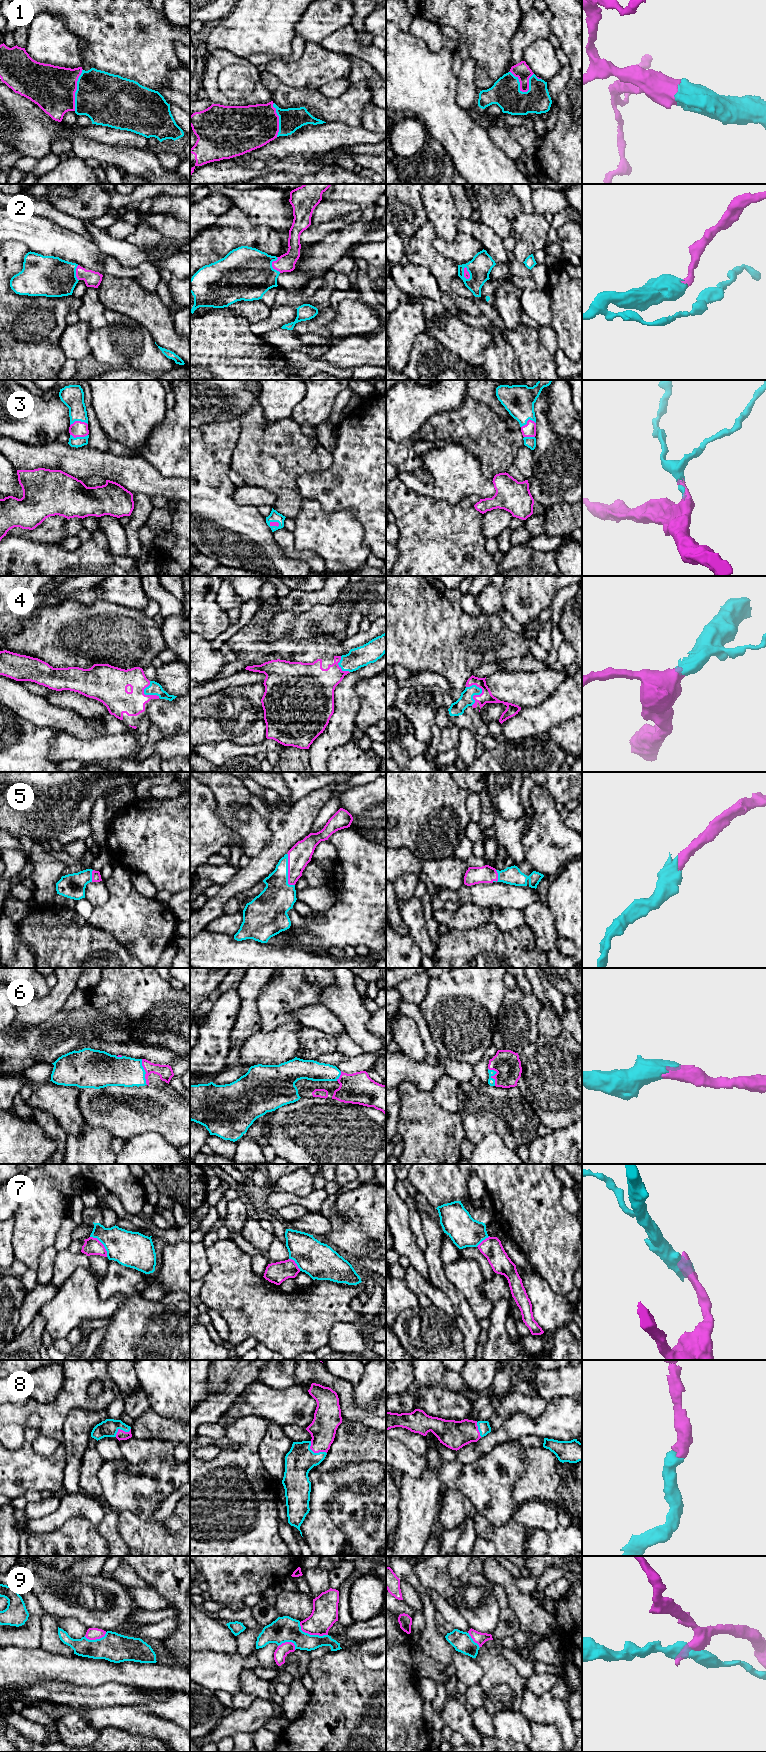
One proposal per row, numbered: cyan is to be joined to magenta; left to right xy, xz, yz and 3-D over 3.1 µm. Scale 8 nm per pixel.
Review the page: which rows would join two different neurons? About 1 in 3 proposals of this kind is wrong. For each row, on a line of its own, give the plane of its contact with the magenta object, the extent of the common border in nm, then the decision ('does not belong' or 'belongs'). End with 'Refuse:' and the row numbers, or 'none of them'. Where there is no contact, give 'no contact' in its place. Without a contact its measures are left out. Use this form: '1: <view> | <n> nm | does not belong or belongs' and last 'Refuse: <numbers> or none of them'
1: yz | 220 nm | belongs
2: xz | 130 nm | belongs
3: xy | 140 nm | belongs
4: yz | 180 nm | belongs
5: xz | 280 nm | belongs
6: yz | 160 nm | belongs
7: xy | 220 nm | does not belong
8: xz | 170 nm | belongs
9: xz | 260 nm | does not belong
Refuse: 7, 9

